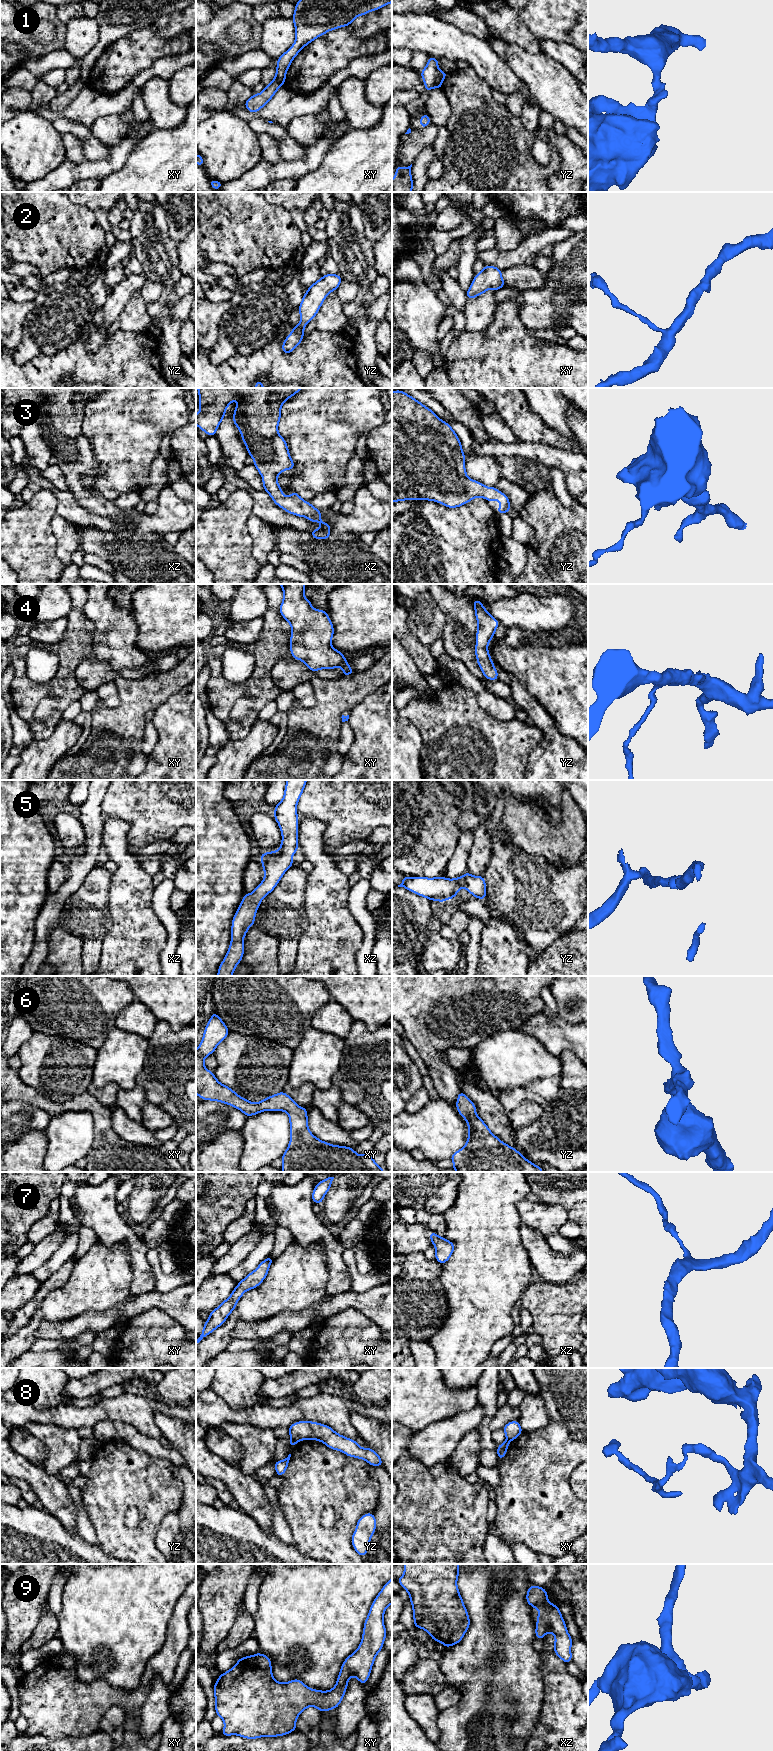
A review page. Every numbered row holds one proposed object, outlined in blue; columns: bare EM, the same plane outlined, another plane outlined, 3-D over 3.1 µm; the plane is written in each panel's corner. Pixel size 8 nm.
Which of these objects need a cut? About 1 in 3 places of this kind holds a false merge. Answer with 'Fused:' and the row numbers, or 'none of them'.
Fused: 1, 8

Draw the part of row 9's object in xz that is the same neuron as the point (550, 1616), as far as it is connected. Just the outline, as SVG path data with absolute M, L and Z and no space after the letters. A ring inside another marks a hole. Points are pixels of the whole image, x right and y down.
M530 1585L526 1595L527 1603L539 1610L535 1637L543 1639L551 1632L555 1637L554 1652L566 1664L572 1661L572 1638L569 1635L559 1607L548 1602L545 1588Z

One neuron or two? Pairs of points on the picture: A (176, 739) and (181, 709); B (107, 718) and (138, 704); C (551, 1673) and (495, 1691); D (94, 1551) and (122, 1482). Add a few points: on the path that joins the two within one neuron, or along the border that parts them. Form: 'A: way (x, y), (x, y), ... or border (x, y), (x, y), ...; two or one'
A: way (181, 732), (181, 716); one
B: way (115, 718), (124, 718), (130, 712); one
C: border (539, 1653), (540, 1675), (543, 1683), (542, 1700); two
D: border (97, 1543), (105, 1553); two

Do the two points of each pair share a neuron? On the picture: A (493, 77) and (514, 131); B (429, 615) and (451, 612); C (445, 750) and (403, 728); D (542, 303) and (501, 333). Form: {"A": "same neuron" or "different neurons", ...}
{"A": "different neurons", "B": "different neurons", "C": "different neurons", "D": "different neurons"}

